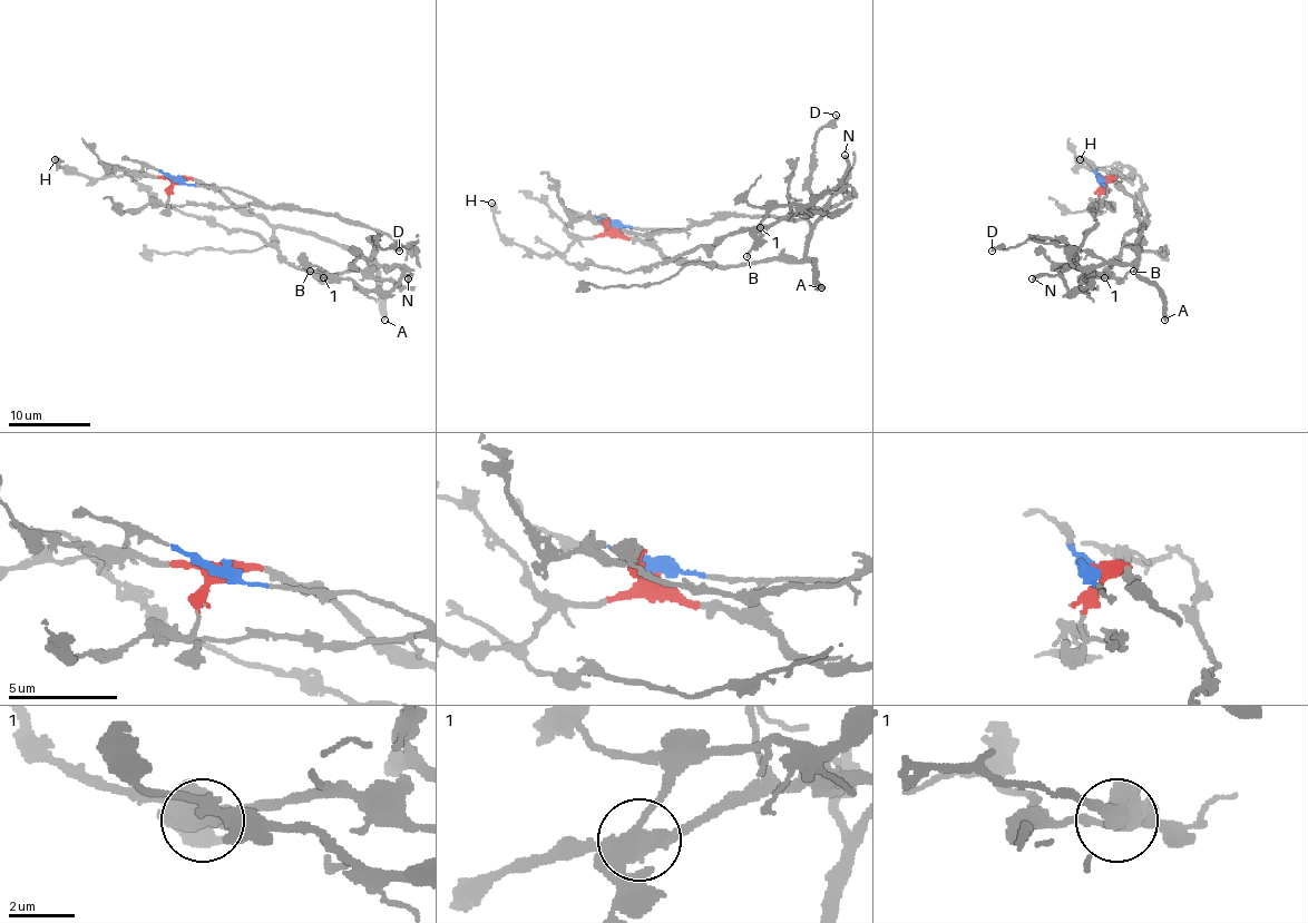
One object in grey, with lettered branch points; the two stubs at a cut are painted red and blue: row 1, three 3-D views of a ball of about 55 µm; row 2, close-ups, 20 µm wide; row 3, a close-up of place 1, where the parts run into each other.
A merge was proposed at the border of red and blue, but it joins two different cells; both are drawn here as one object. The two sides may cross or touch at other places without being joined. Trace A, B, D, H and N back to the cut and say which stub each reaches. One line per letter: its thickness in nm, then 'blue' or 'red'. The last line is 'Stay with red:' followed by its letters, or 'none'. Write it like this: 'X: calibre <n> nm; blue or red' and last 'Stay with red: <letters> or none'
A: calibre 400 nm; red
B: calibre 130 nm; red
D: calibre 220 nm; red
H: calibre 320 nm; red
N: calibre 240 nm; red
Stay with red: A, B, D, H, N

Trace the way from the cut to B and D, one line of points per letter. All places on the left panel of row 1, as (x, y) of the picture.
B: (175, 178), (214, 185), (274, 226), (354, 246), (368, 263), (399, 266), (401, 278), (372, 291), (309, 271)
D: (175, 178), (214, 185), (274, 226), (354, 246), (368, 263), (377, 238), (379, 246), (399, 251)

